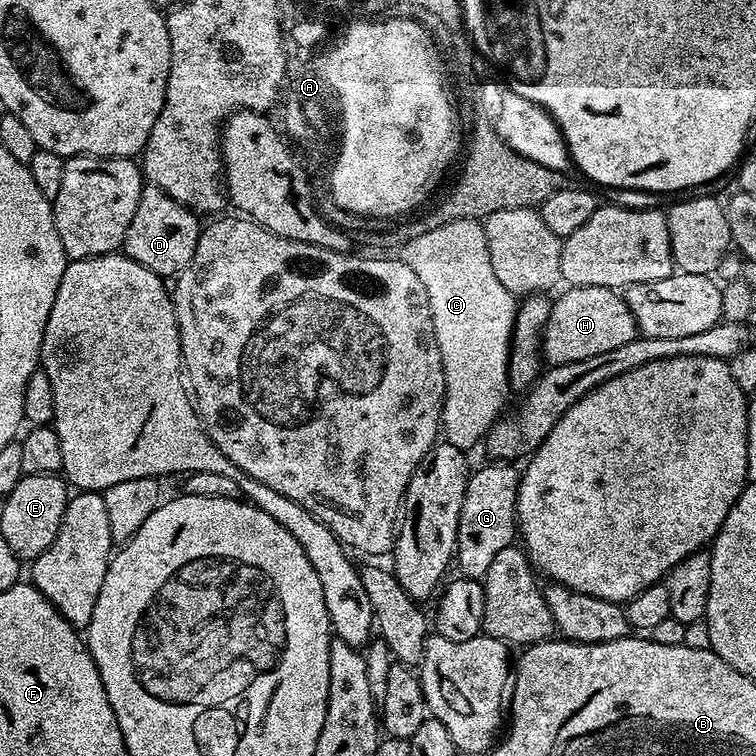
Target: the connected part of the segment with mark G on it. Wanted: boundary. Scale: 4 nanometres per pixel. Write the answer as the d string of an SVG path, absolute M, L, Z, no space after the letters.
M488 462L485 468L480 468L471 473L468 477L468 485L464 491L462 498L462 506L460 507L460 517L458 518L458 534L456 535L456 550L454 553L455 567L460 567L459 575L469 580L480 580L486 574L486 570L490 570L490 562L494 562L494 558L498 554L498 550L509 547L514 540L514 497L516 494L516 485L518 483L518 468L512 462Z

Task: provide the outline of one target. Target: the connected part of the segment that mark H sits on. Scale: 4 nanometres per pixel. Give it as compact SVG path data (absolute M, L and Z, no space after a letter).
M568 286L563 290L565 292L560 297L552 300L552 309L546 318L546 326L540 337L540 351L549 365L582 362L582 358L594 358L594 354L606 354L606 350L615 350L637 336L636 323L617 289L602 286L581 288Z

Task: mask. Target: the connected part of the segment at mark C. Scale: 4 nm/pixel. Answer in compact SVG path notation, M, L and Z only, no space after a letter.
M451 220L426 230L402 247L402 259L422 282L432 315L432 333L440 351L444 371L444 403L440 406L440 426L447 443L465 450L479 445L502 414L508 383L508 348L512 345L512 326L516 321L518 300L508 292L491 266L483 223L475 220Z

